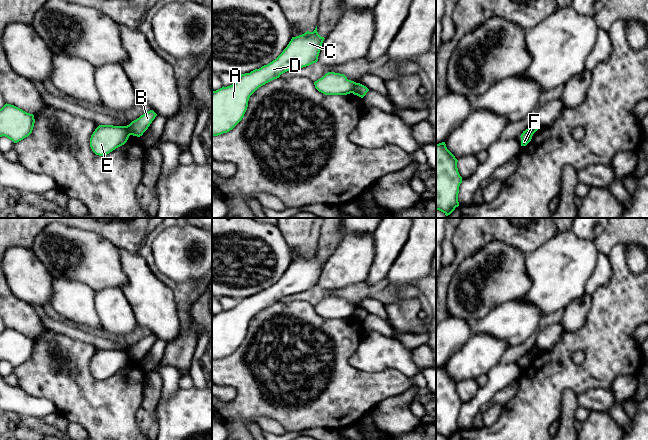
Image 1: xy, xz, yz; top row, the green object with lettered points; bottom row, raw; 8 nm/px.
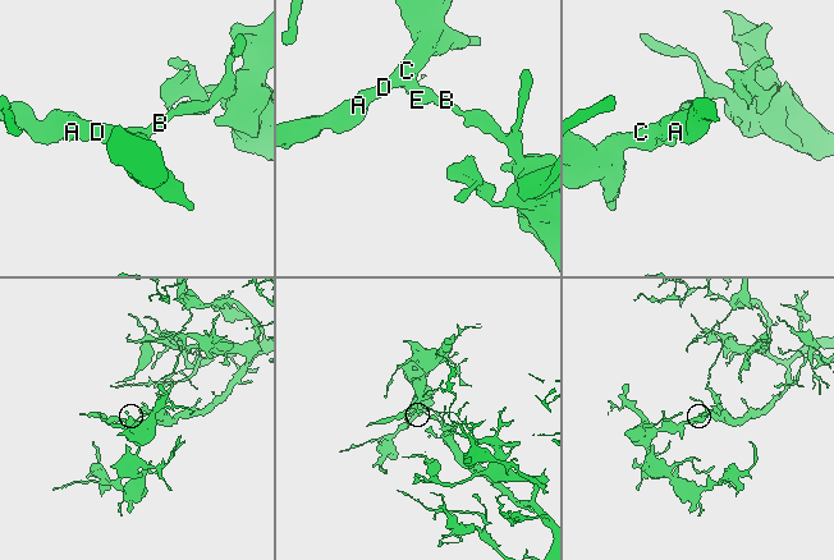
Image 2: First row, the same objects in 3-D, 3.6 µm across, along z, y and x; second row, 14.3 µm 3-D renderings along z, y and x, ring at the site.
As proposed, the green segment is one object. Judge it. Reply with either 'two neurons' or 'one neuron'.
two neurons

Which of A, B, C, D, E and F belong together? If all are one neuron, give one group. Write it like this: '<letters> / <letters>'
A C D E F / B

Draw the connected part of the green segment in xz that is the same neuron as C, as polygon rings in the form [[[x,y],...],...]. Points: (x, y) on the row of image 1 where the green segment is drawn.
[[[317,26],[313,32],[307,31],[302,35],[292,37],[287,47],[275,60],[250,73],[239,75],[237,81],[230,86],[223,86],[216,91],[212,91],[212,136],[229,132],[242,120],[250,96],[259,87],[279,78],[281,74],[287,71],[293,71],[316,63],[324,39],[318,34]]]

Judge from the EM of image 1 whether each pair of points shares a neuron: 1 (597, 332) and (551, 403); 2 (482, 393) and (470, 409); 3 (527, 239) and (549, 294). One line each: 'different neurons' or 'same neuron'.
1: same neuron
2: same neuron
3: different neurons

